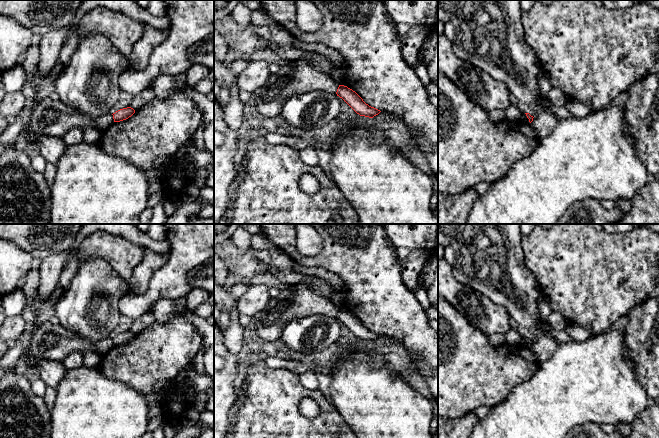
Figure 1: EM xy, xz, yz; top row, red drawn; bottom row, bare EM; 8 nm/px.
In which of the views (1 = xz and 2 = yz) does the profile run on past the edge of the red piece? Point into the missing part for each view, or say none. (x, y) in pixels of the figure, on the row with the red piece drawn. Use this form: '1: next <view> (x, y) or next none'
1: next none
2: next none

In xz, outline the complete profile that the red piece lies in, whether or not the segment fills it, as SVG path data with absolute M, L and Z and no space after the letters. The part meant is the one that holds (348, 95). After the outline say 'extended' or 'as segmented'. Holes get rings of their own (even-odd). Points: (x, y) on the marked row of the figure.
M339 85L336 94L360 116L373 118L381 112L380 110L366 104L355 91L347 86Z | as segmented

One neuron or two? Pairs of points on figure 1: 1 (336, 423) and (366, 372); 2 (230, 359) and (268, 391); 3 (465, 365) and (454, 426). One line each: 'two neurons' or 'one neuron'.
1: two neurons
2: two neurons
3: two neurons

